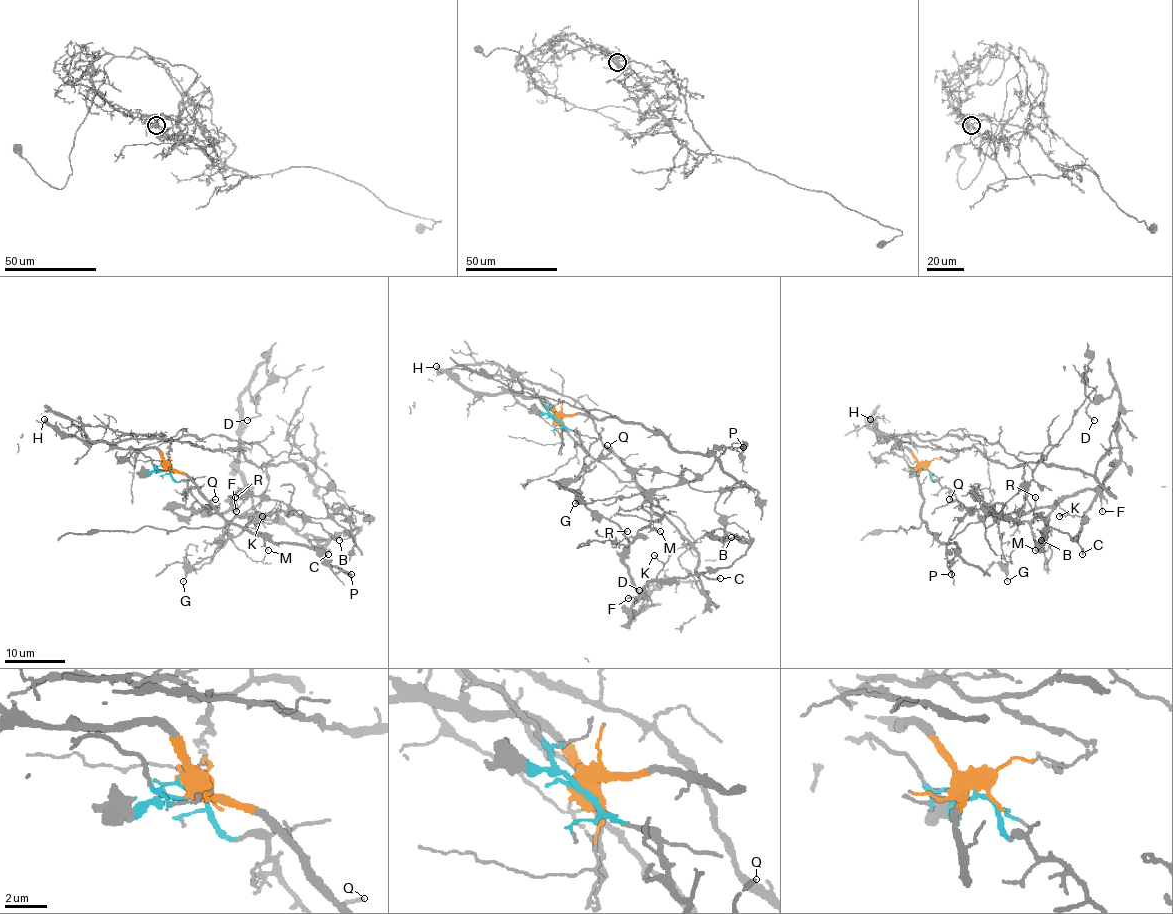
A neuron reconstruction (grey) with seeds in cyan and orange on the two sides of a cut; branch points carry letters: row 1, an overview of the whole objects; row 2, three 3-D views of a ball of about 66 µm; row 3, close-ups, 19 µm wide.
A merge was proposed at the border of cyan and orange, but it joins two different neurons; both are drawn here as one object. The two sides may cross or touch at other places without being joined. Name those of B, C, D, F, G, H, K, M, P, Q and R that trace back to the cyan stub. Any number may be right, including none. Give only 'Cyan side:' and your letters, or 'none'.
Cyan side: B, C, D, F, G, K, M, Q, R

